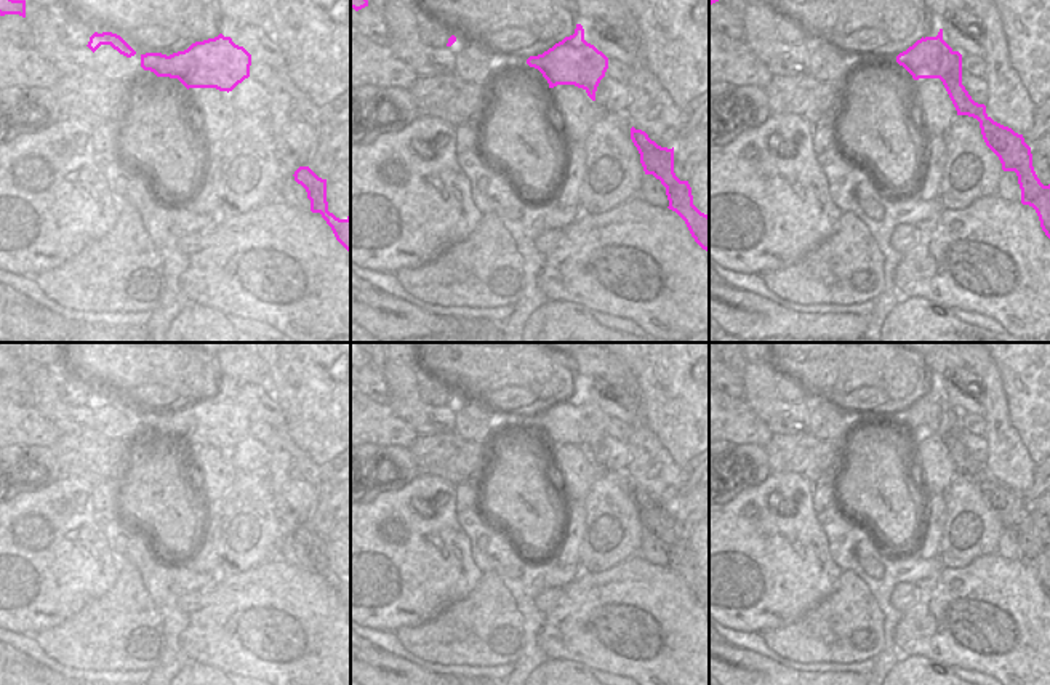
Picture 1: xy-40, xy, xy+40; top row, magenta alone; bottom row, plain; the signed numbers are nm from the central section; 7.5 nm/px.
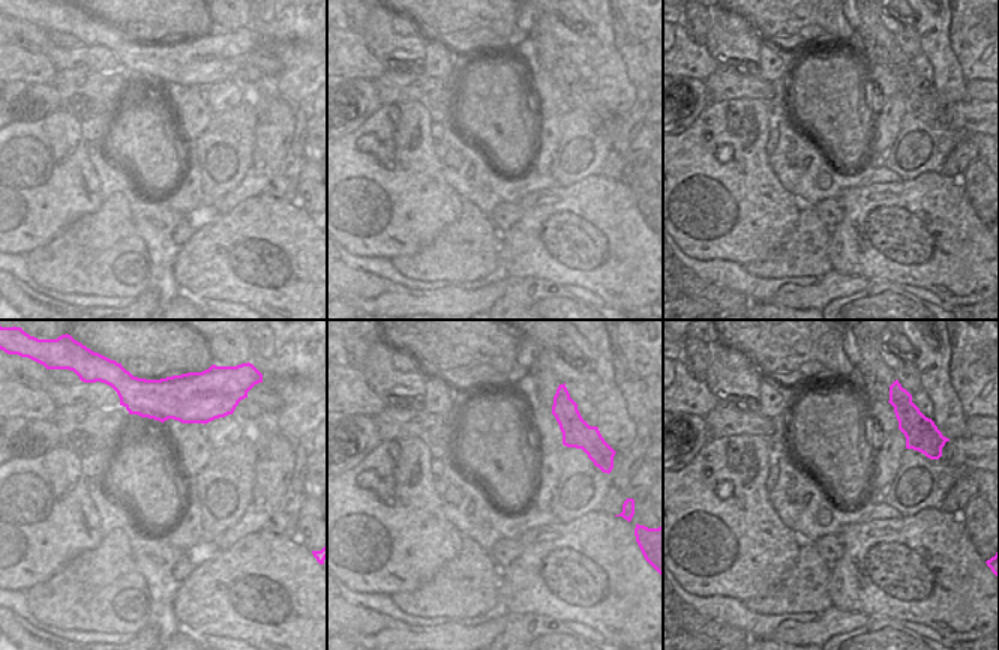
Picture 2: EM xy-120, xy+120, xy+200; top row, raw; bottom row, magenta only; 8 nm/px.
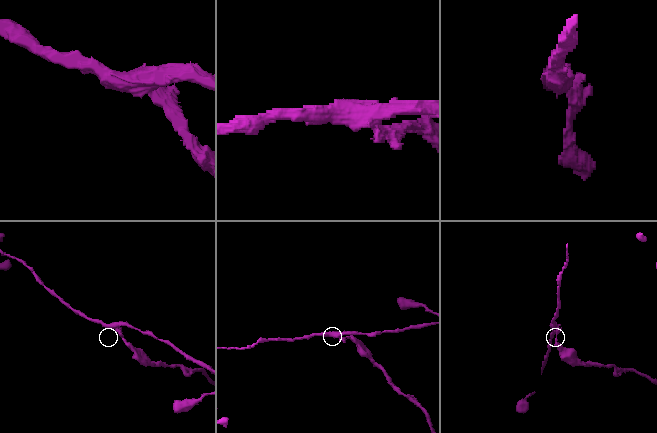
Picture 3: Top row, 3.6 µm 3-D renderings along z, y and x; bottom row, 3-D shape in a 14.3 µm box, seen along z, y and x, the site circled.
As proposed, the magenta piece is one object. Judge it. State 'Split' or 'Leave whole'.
Split

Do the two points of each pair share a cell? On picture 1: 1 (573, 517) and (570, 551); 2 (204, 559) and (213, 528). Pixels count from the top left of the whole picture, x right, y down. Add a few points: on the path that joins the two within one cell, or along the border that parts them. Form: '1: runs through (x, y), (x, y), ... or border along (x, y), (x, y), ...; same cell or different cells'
1: runs through (573, 525), (570, 543); same cell
2: runs through (208, 551), (210, 536); same cell

